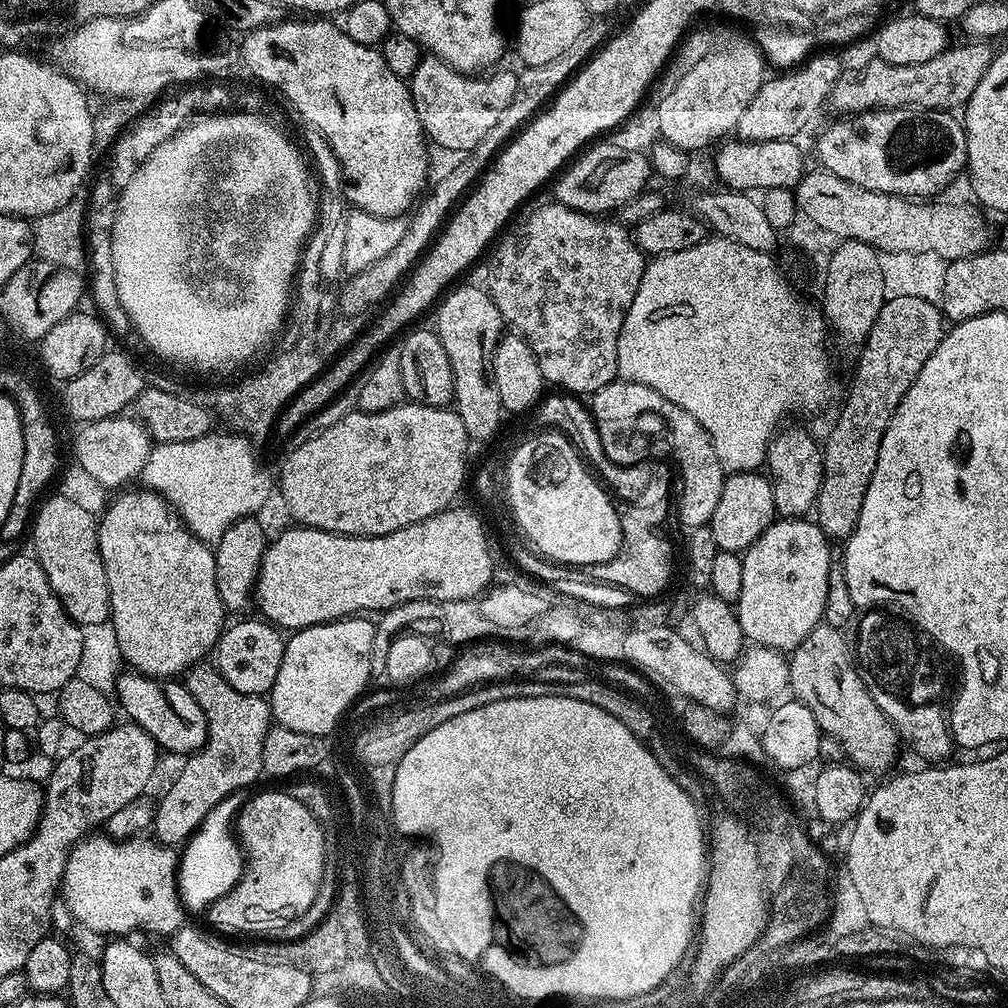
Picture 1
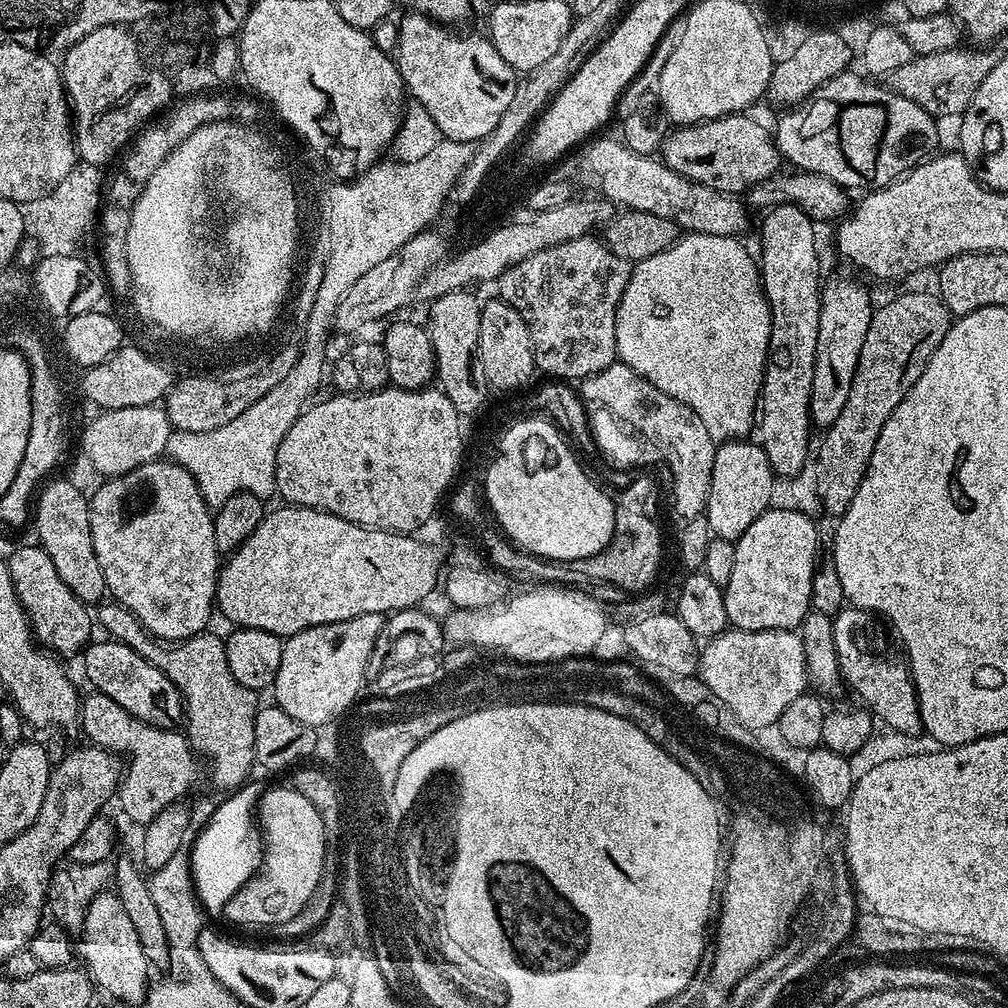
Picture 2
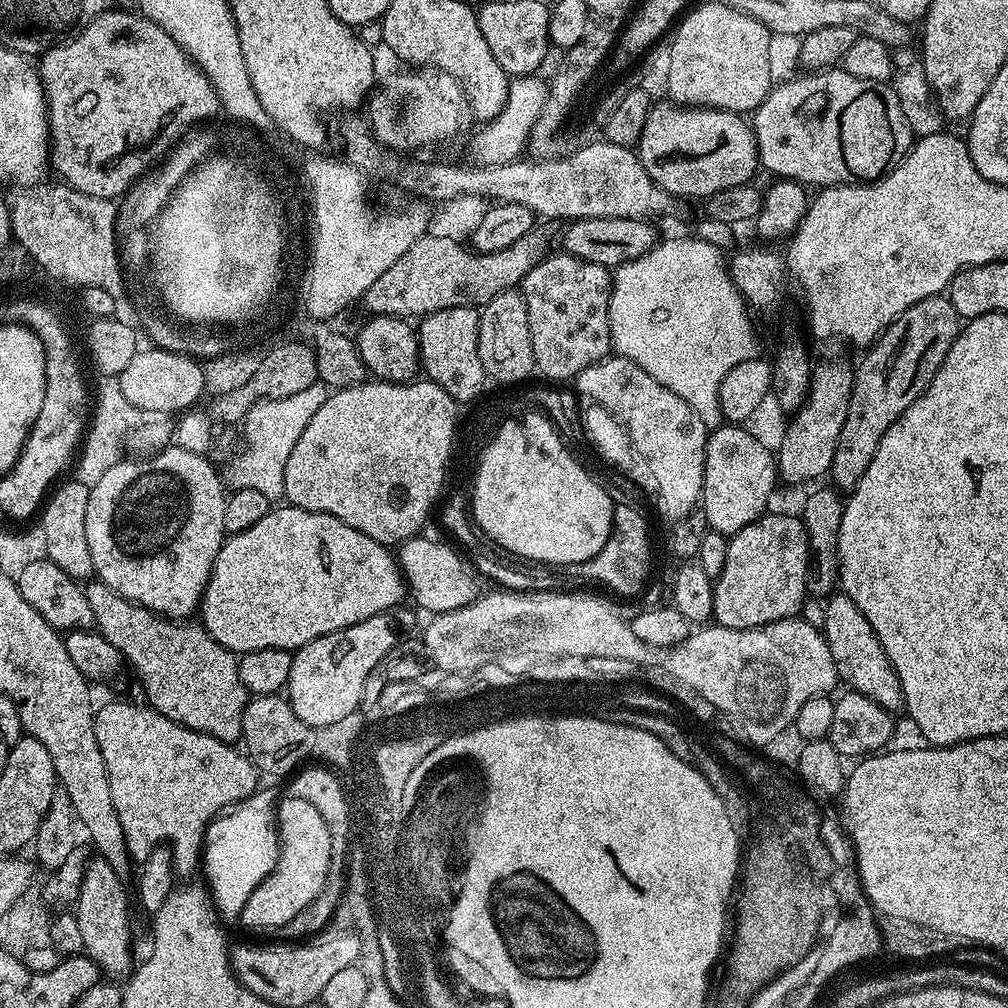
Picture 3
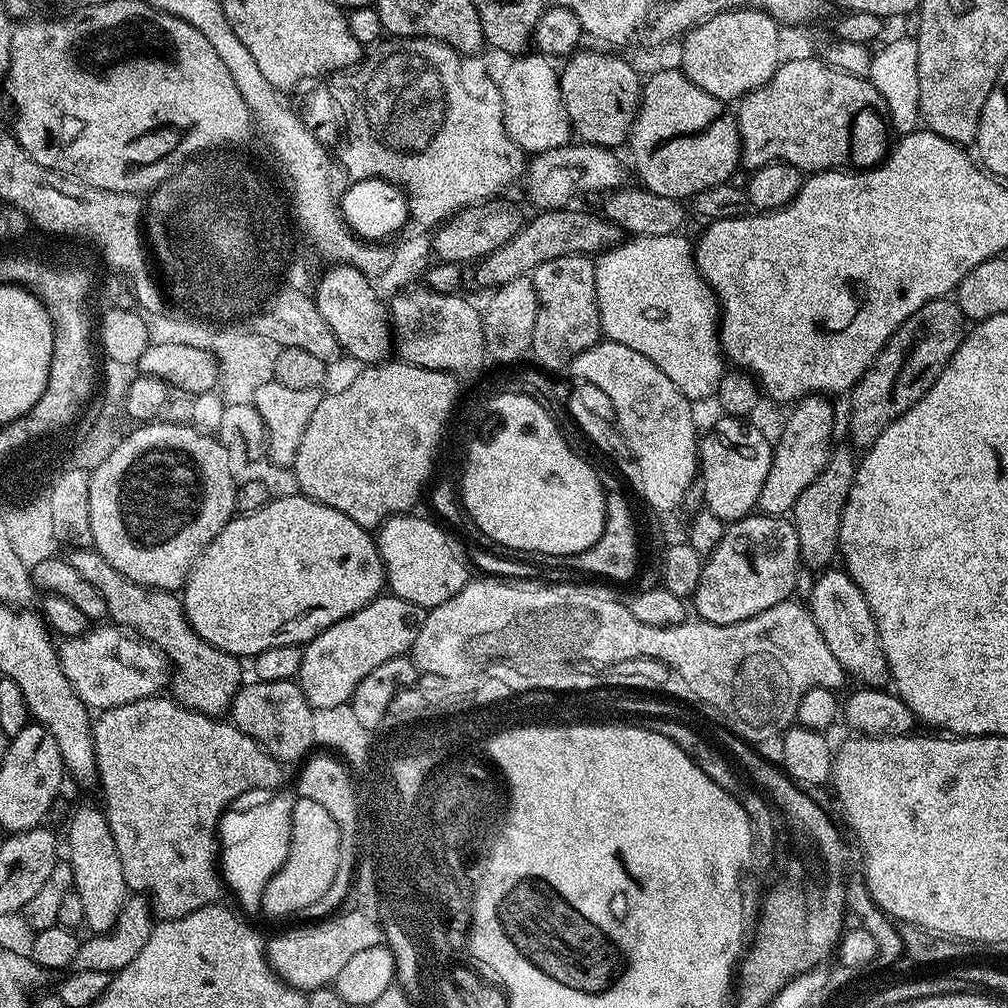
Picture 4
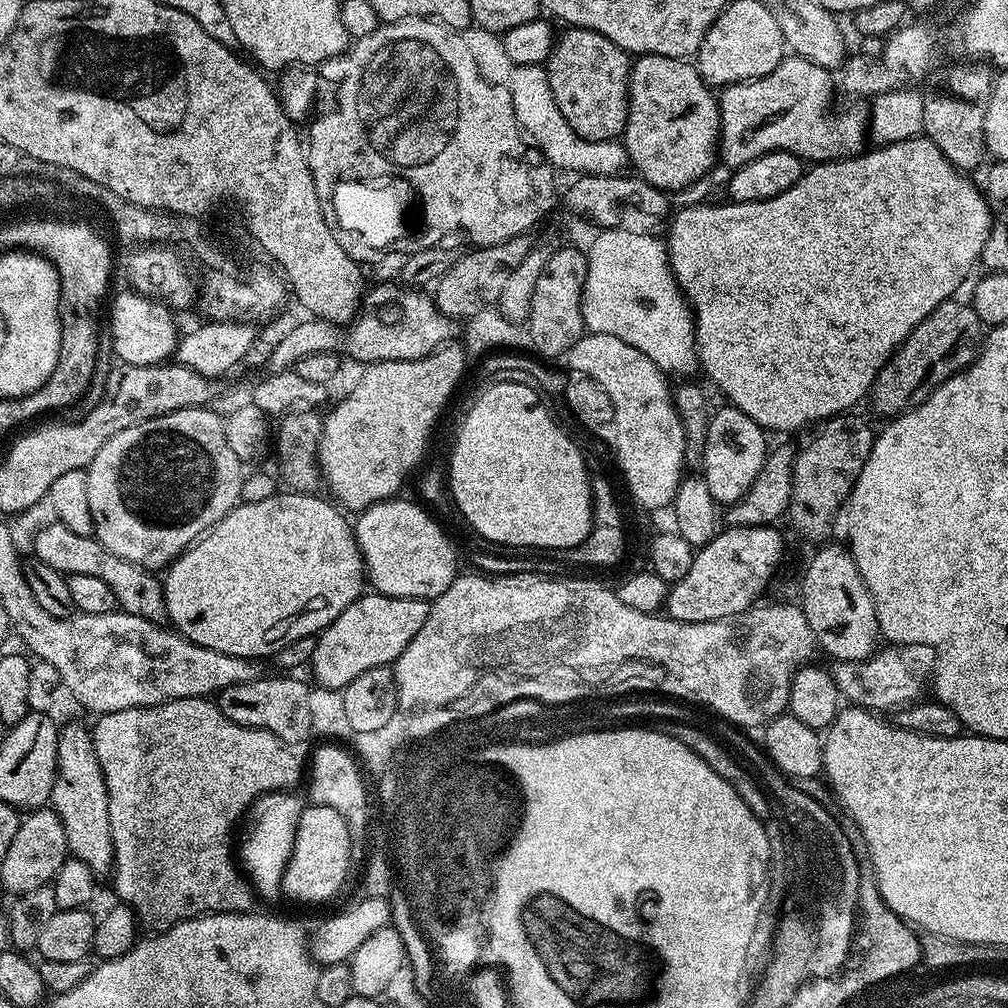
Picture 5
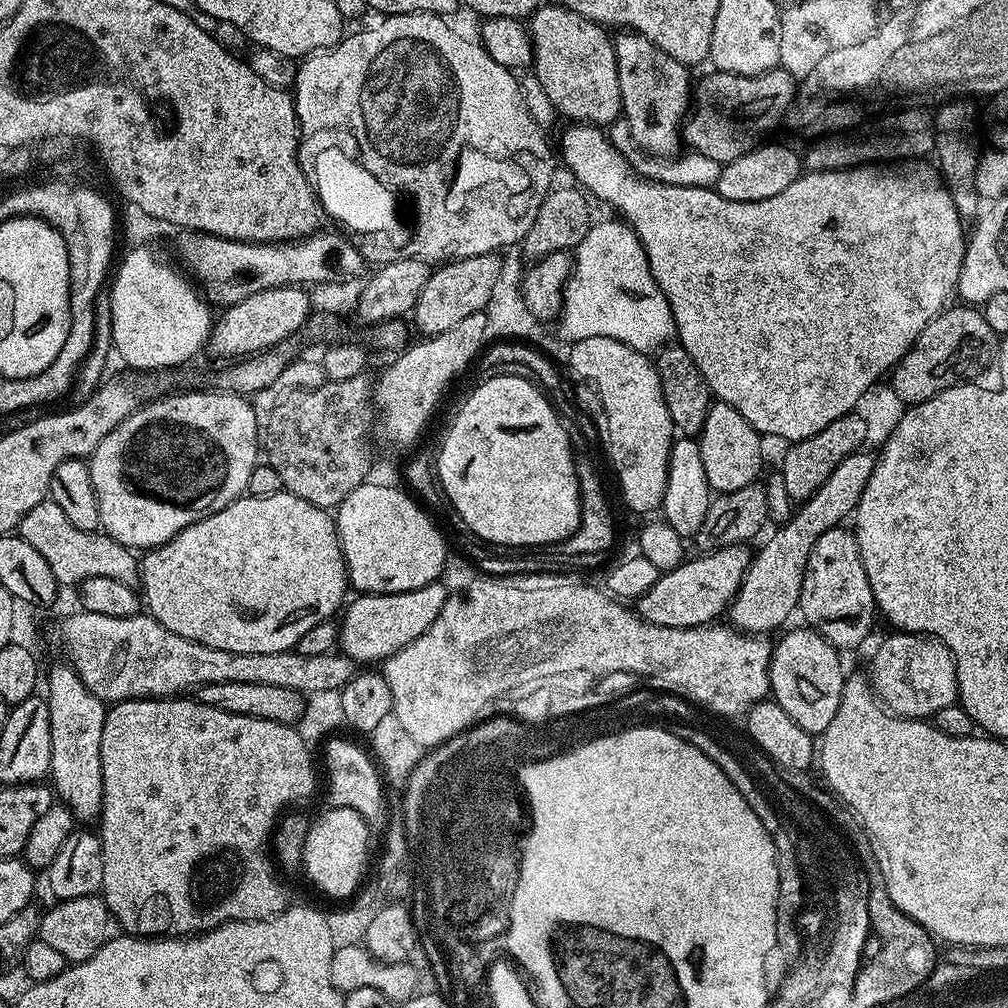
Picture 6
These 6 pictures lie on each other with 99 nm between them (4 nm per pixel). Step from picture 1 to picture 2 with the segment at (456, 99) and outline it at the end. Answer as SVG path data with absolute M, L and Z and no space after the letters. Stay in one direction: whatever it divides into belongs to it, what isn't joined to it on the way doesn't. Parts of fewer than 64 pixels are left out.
M418 12L404 14L404 17L399 17L398 23L398 46L394 53L396 69L400 71L407 95L411 99L413 96L415 103L433 119L439 135L446 140L472 144L491 134L498 126L498 118L506 114L506 106L510 106L514 98L518 74L502 59L502 54L494 50L487 35L468 36L465 40L459 40L448 33L451 31L447 27Z

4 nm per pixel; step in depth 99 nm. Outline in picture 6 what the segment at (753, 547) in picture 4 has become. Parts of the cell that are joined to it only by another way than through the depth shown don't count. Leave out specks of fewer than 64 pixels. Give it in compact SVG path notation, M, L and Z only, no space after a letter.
M735 544L696 554L693 560L692 557L685 559L674 570L660 575L658 582L640 596L638 615L646 622L663 628L702 628L705 624L719 621L736 597L748 563L752 560L753 553L748 550L743 544Z

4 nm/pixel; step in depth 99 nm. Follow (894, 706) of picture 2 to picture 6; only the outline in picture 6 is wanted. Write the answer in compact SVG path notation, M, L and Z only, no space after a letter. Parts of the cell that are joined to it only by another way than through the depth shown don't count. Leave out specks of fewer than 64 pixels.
M837 526L826 530L818 542L814 542L814 550L810 550L810 562L806 562L806 574L802 578L802 594L800 595L799 615L804 615L803 623L815 628L817 634L826 638L838 650L856 648L872 632L872 623L878 620L876 599L870 590L870 582L866 578L866 570L862 566L862 558L858 550L855 531L847 527Z

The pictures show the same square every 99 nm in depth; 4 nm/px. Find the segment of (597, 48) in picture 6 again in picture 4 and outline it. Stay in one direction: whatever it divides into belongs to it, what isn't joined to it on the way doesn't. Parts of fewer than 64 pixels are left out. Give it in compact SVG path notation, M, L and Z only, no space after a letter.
M577 50L563 61L559 69L562 102L566 106L566 114L572 123L573 133L583 143L596 144L599 148L619 149L632 134L636 121L636 112L640 109L640 89L642 76L636 73L632 64L627 64L620 56L611 56L608 52L584 52Z

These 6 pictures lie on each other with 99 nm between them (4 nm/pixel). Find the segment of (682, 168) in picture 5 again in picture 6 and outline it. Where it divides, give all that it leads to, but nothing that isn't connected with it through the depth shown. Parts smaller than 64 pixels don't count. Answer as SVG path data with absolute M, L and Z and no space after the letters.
M631 30L617 31L612 45L614 46L614 54L616 55L616 65L618 66L618 90L620 91L622 118L630 126L630 134L636 139L637 148L642 148L645 152L651 152L653 156L677 155L682 148L682 129L684 121L690 111L690 105L694 95L694 76L692 80L691 74L688 73L688 71L690 71L689 65L678 62L678 58L670 58L670 54L666 54L658 46L654 46L654 42L650 42L645 36L639 36L637 32Z

